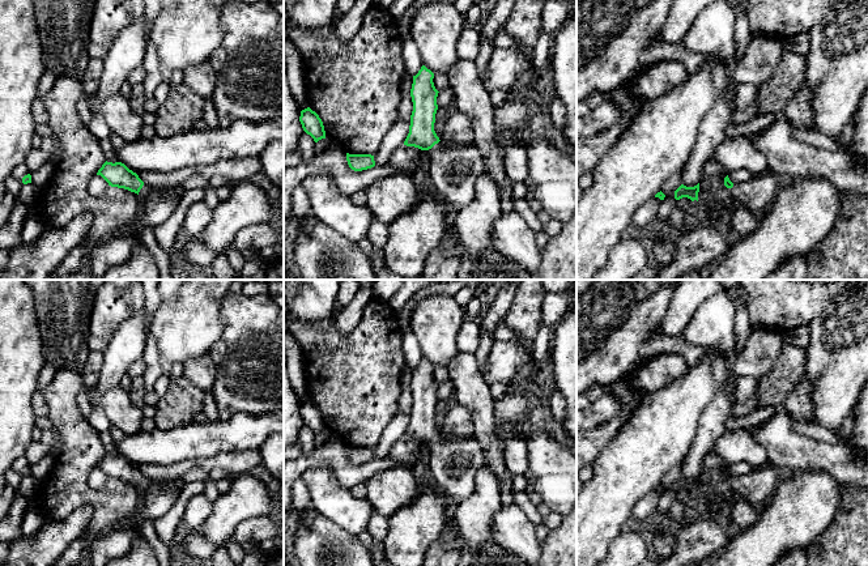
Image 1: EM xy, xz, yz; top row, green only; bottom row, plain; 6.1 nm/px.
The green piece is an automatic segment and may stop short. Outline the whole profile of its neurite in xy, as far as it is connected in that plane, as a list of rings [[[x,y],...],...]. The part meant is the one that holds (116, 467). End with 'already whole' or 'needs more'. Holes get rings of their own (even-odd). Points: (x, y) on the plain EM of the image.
[[[106,454],[97,468],[101,468],[111,480],[124,481],[144,490],[152,486],[152,480],[146,478],[136,465],[122,455]]] | needs more

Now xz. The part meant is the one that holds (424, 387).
[[[425,358],[413,369],[410,382],[413,404],[404,438],[429,446],[431,477],[451,502],[460,503],[475,491],[476,474],[485,465],[485,456],[475,437],[458,442],[443,441],[434,424],[439,384],[433,371],[434,366]]] | needs more

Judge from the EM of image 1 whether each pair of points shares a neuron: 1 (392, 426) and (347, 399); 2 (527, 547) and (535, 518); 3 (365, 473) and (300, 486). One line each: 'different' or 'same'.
1: different
2: different
3: different

